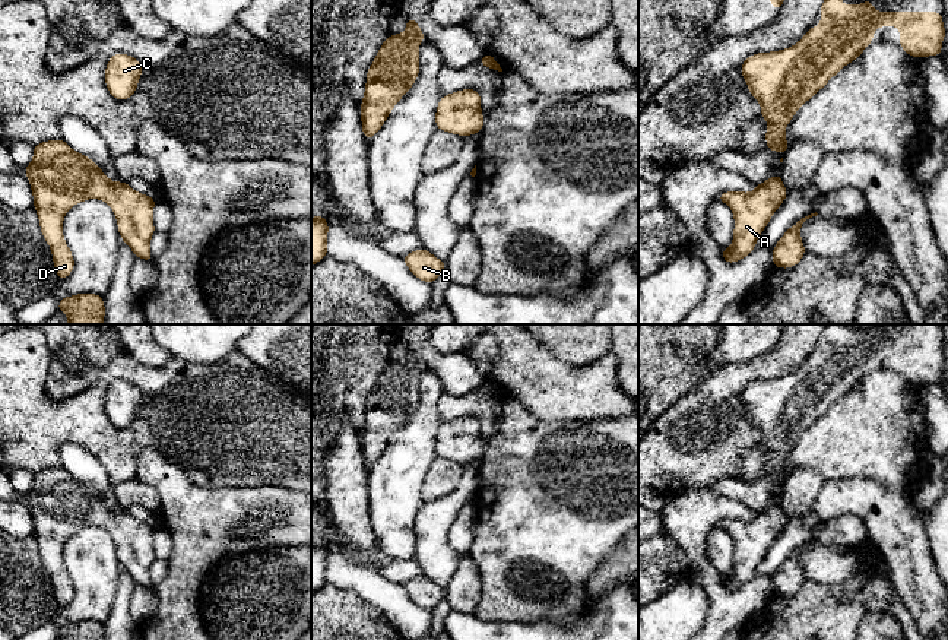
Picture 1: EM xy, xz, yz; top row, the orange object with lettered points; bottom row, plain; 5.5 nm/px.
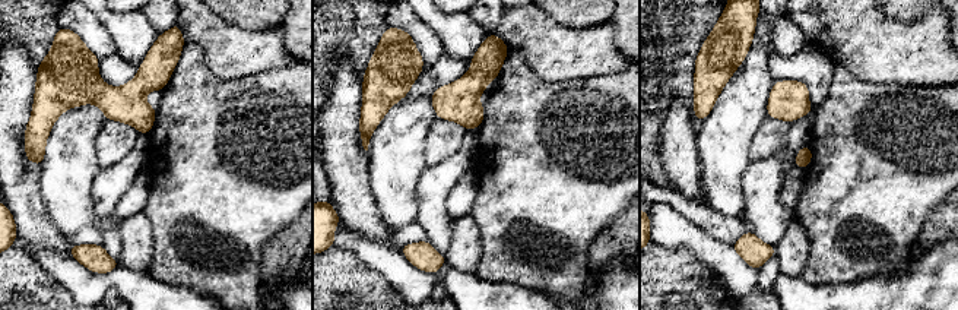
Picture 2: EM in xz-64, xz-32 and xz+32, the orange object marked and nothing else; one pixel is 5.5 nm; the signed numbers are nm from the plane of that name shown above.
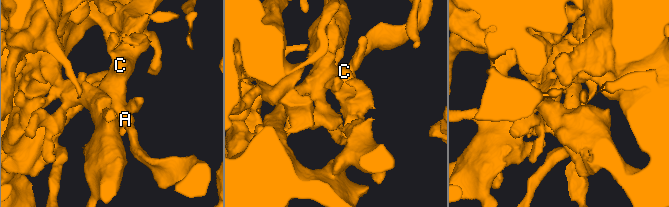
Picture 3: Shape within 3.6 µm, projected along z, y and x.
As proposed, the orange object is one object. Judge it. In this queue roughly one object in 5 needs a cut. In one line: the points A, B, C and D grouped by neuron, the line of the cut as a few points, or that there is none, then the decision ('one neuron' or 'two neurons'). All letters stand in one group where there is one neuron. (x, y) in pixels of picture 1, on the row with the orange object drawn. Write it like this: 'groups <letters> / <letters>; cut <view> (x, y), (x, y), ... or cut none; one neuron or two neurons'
groups A B C D; cut none; one neuron

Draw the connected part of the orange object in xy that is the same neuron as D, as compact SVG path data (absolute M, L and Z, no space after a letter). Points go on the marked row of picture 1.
M63 139L34 145L32 162L23 172L31 183L34 209L58 279L66 279L74 269L73 254L63 237L63 219L72 206L88 199L108 203L121 240L137 259L153 262L150 237L156 232L156 199L134 191L124 181L111 181L95 161L73 151Z

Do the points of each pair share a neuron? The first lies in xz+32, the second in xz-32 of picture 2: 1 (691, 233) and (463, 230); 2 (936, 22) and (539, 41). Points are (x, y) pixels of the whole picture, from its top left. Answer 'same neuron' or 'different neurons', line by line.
1: same neuron
2: same neuron

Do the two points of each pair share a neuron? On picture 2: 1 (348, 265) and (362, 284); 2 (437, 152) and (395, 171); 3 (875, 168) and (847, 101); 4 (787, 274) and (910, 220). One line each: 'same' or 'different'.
1: same
2: different
3: same
4: different

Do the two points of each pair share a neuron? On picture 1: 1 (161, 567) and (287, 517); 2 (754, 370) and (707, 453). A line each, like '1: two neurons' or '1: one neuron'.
1: two neurons
2: one neuron

